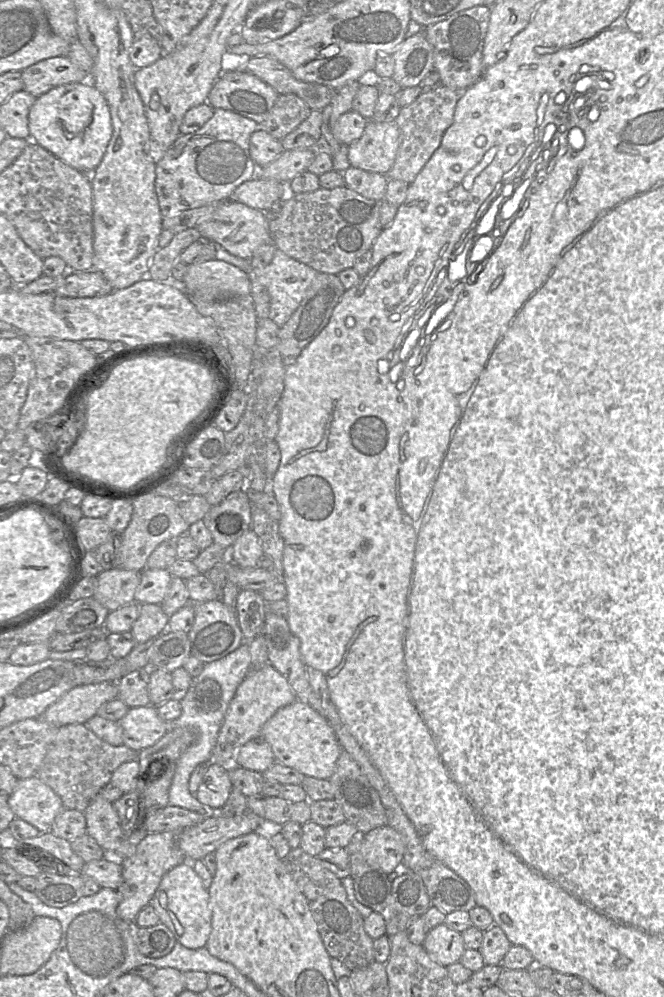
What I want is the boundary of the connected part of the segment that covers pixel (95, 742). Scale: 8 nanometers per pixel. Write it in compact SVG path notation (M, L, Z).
M85 724L61 726L36 773L61 799L64 809L83 812L100 790L110 782L112 773L123 763L135 760L138 752L122 744L112 746L98 738Z

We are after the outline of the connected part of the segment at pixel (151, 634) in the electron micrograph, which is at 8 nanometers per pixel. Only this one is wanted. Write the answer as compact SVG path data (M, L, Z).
M139 604L139 616L130 630L136 644L157 638L165 632L169 618L159 604Z

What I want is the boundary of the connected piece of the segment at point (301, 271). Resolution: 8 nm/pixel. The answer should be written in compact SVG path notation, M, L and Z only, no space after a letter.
M276 248L271 263L264 269L270 296L269 318L280 328L300 305L317 276L312 267Z

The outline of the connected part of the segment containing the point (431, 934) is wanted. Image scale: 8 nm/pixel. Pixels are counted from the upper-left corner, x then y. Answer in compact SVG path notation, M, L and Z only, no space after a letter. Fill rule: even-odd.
M445 924L429 930L422 946L435 962L444 967L459 962L466 950L461 933Z

